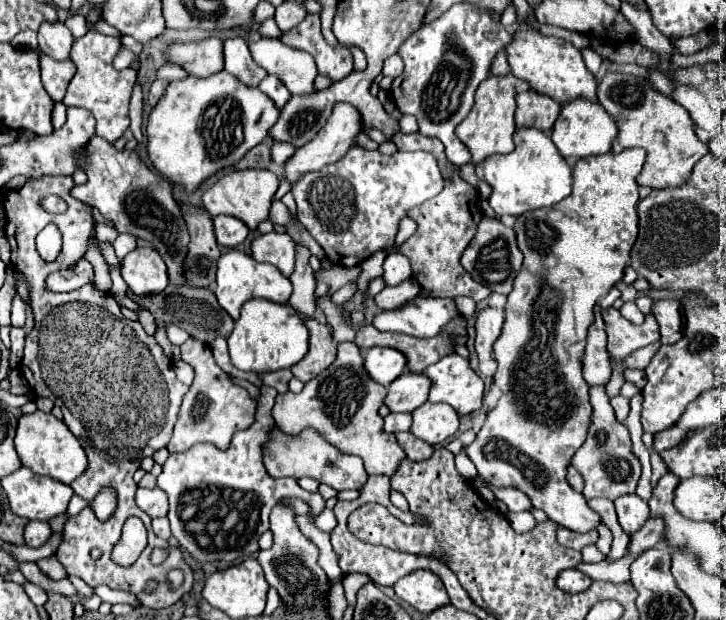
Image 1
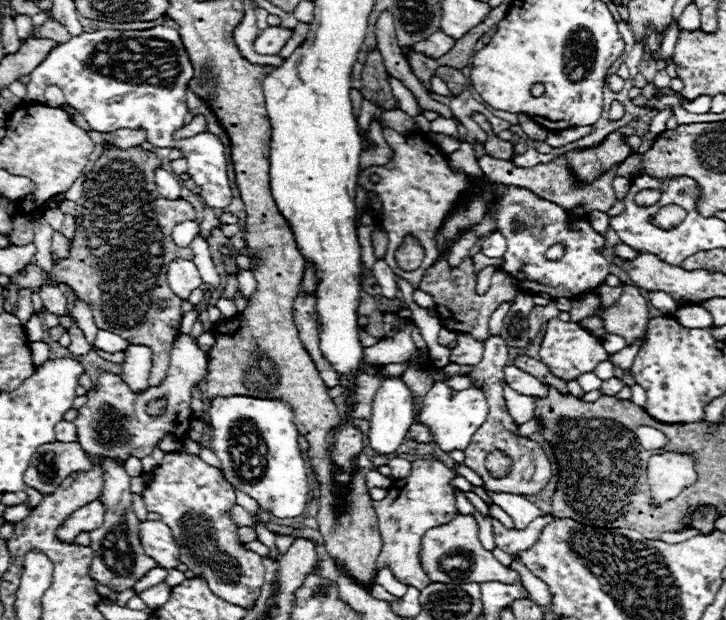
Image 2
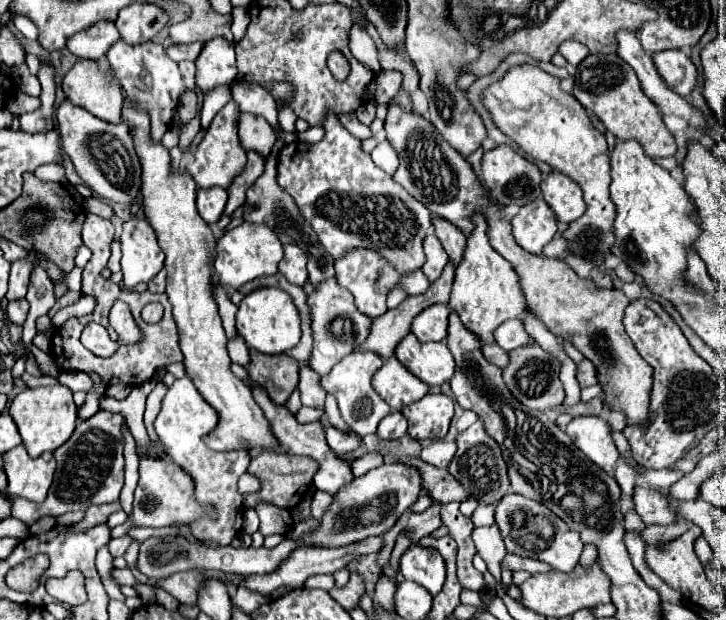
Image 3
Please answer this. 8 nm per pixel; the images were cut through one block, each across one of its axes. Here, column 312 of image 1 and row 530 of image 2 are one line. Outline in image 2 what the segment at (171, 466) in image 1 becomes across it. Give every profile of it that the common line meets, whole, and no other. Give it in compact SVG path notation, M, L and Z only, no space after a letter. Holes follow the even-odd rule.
M540 516L536 518L526 530L508 530L504 524L500 524L496 518L492 520L492 528L494 528L494 538L496 538L496 546L502 548L508 554L516 554L520 550L526 550L528 546L534 546L536 540L540 538L544 526L548 522L552 522L554 516Z

